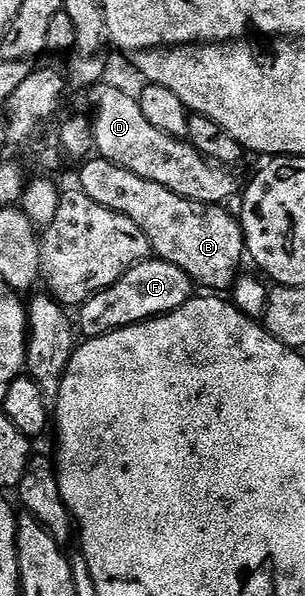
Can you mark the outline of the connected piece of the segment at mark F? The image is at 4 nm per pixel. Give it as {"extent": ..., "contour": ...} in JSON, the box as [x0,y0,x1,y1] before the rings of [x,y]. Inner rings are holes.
{"extent":[76,257,196,339],"contour":[[[151,257],[128,269],[128,273],[124,273],[124,277],[120,277],[120,281],[116,281],[108,289],[84,301],[76,311],[76,327],[81,334],[83,331],[86,339],[104,337],[121,327],[143,323],[146,319],[154,319],[158,315],[167,315],[180,309],[195,291],[196,285],[188,277],[188,273],[184,273],[184,269],[163,259]]]}

